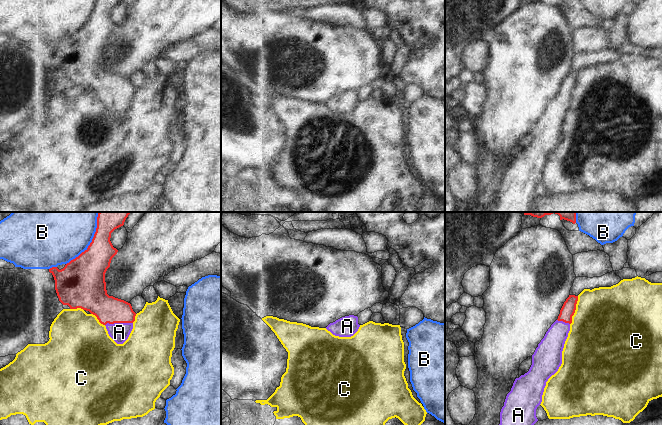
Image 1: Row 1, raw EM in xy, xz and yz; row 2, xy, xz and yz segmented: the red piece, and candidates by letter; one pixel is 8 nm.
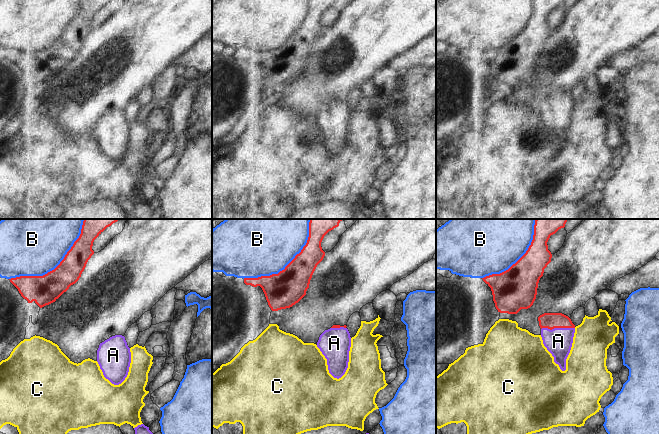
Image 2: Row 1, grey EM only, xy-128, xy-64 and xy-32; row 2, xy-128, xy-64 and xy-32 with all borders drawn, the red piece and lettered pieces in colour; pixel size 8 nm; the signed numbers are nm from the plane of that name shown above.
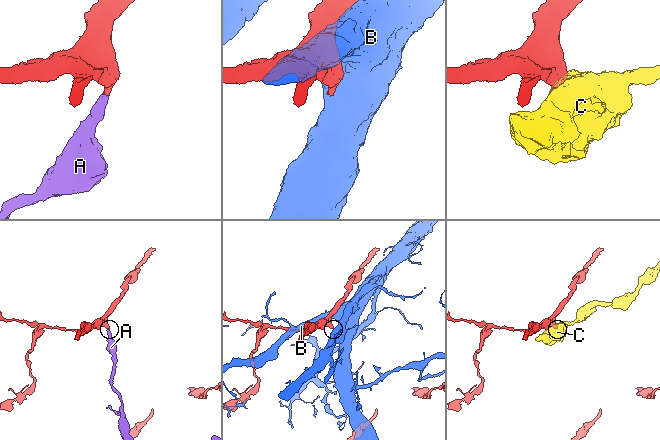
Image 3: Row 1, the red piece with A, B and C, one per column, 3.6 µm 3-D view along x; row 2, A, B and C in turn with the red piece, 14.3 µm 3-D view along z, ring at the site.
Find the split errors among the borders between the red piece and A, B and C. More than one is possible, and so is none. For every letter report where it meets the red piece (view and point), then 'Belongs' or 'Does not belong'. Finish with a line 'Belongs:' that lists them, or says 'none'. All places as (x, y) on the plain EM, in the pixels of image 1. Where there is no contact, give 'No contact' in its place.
A: Touches red at xy (118, 98). Belongs
B: Touches red at xy (88, 22). Does not belong
C: Touches red at yz (575, 85). Does not belong
Belongs: A

